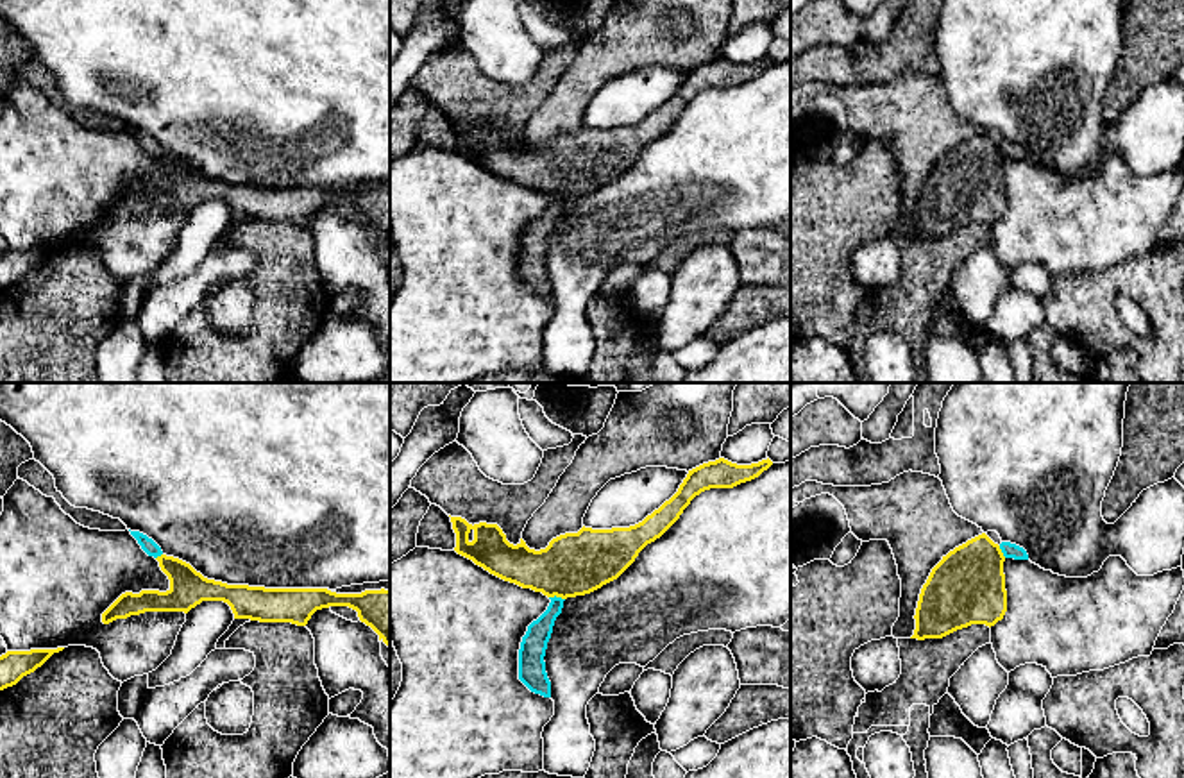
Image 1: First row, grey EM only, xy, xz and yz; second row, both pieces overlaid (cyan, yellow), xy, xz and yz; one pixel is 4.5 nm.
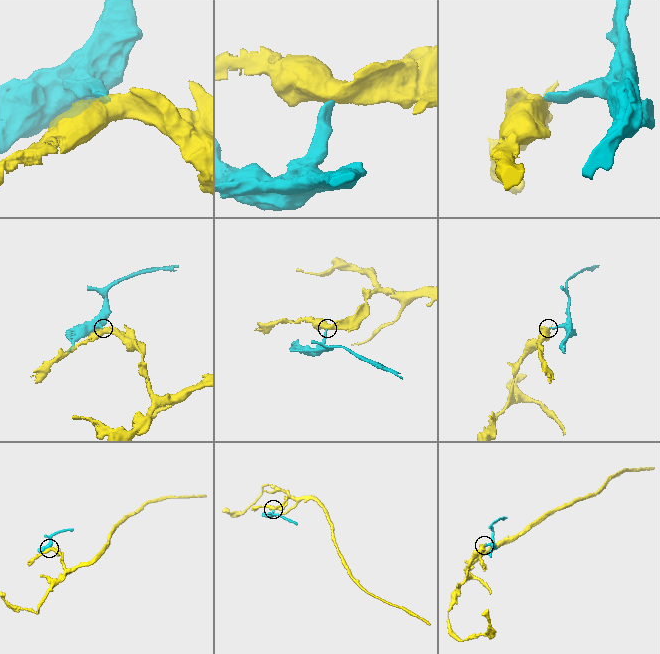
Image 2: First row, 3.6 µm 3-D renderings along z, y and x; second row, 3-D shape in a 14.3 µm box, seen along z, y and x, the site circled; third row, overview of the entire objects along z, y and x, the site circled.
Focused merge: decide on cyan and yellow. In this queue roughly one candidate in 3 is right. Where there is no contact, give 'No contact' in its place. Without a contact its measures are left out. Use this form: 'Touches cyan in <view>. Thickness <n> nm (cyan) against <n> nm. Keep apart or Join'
Touches cyan in xz. Thickness 120 nm (cyan) against 280 nm. Keep apart

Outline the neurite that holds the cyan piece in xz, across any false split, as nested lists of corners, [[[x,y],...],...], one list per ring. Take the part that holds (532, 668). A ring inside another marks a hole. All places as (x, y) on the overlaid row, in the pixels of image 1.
[[[549,597],[547,610],[528,626],[519,649],[519,680],[535,694],[551,698],[551,681],[545,672],[545,649],[556,617],[562,613],[562,597]]]

